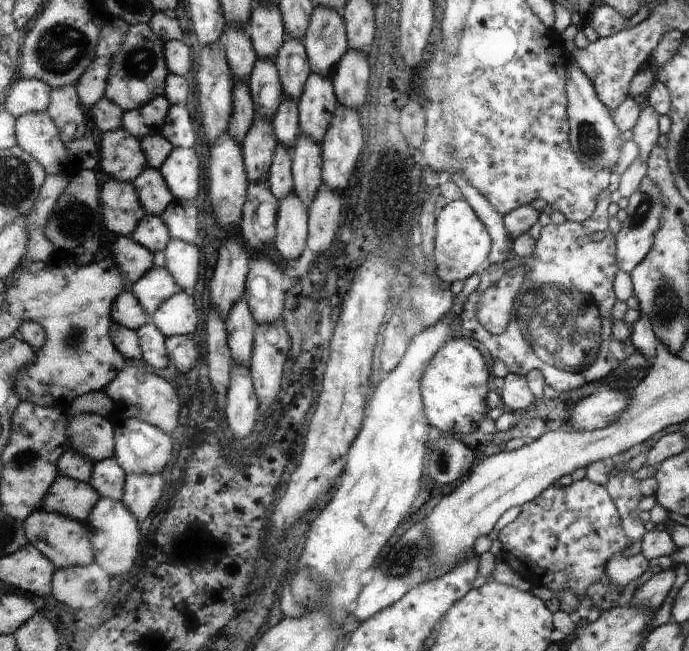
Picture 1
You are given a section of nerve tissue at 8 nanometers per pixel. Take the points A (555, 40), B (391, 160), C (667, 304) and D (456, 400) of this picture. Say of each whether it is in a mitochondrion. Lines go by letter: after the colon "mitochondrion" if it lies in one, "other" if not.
A: other
B: mitochondrion
C: mitochondrion
D: other

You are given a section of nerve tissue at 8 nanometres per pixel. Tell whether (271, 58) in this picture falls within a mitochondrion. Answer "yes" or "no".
no

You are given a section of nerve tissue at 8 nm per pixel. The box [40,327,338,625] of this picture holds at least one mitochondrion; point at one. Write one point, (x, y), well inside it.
(307, 589)

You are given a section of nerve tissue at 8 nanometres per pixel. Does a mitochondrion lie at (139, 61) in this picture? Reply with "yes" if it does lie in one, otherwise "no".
yes

